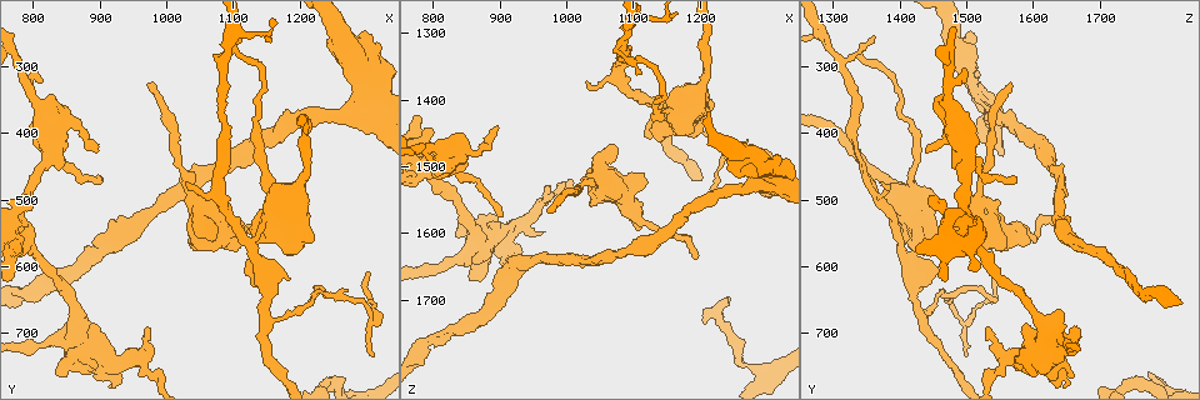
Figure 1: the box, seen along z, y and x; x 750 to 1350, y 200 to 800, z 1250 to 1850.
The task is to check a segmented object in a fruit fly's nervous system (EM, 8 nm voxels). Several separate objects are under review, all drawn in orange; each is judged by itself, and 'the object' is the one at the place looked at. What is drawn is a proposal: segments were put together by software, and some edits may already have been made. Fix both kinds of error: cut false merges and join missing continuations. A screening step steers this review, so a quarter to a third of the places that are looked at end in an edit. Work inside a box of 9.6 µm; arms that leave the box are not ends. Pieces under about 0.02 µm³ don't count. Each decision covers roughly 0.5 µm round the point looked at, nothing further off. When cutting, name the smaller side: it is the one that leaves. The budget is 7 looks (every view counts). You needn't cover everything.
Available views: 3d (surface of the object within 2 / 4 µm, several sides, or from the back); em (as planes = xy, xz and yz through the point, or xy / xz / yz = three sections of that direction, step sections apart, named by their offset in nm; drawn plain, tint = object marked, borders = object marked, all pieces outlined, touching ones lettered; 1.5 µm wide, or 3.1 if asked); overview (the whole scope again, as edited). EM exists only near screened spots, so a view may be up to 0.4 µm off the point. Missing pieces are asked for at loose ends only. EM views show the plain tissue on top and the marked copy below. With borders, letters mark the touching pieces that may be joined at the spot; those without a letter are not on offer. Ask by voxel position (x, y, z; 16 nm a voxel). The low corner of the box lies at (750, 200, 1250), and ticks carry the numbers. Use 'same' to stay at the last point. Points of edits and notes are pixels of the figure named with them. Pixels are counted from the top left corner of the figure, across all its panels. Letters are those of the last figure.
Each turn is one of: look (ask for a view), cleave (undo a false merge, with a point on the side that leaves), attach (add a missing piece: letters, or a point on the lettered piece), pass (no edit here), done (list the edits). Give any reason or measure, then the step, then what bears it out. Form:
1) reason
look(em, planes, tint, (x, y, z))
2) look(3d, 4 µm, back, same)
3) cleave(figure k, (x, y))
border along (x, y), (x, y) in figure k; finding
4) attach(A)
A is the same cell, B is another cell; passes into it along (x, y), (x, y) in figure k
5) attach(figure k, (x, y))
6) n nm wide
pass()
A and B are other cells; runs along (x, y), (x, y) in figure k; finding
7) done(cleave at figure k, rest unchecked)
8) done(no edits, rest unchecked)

closes a loop
look(3d, 2 µm, (1100, 275, 1345))

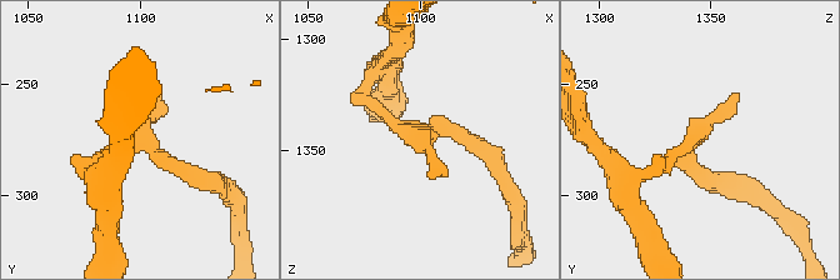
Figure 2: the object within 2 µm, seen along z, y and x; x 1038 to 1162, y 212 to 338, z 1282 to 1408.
shape alone is not enough
look(em, yz, step 4, tint, (1100, 273, 1341))

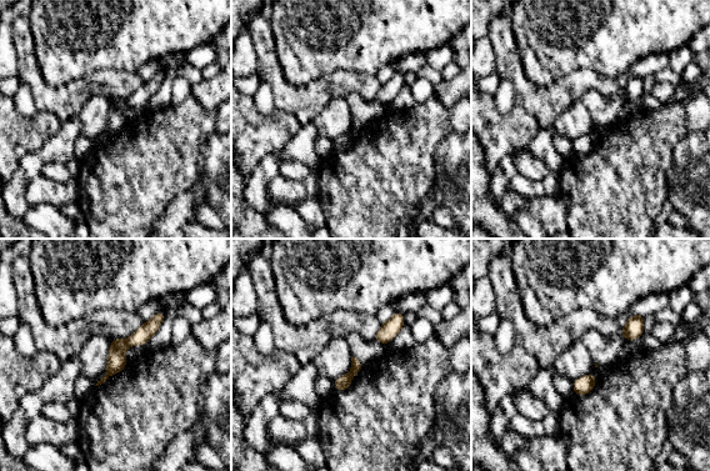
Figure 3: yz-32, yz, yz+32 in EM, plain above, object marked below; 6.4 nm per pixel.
look(em, planes, borders, same)

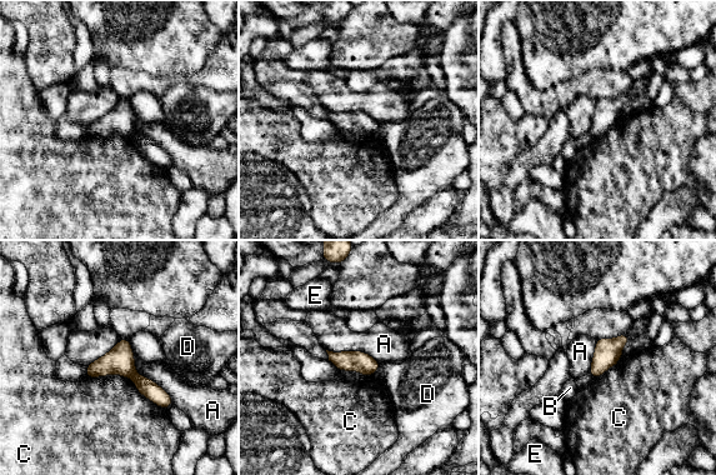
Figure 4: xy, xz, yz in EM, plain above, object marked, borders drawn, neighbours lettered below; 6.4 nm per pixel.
cleave(figure 4, (119, 360))
A, B, C, D and E are other cells; border along (136, 374), (131, 378) in figure 4; two neurons meet here

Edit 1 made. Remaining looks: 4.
long arm stops here
look(em, planes, borders, (975, 330, 1565))

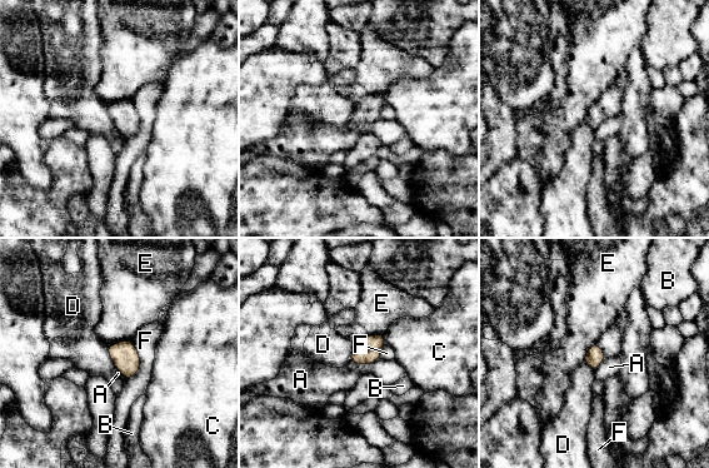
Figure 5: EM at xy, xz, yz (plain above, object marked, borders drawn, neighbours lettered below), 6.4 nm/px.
F touches over 260 nm
pass()
A, B, C, D, E and F are other cells; border along (106, 347), (118, 369) in figure 5; none of them fits

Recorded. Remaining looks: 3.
thick end
look(em, xz, step 8, tint, (1195, 580, 1460))

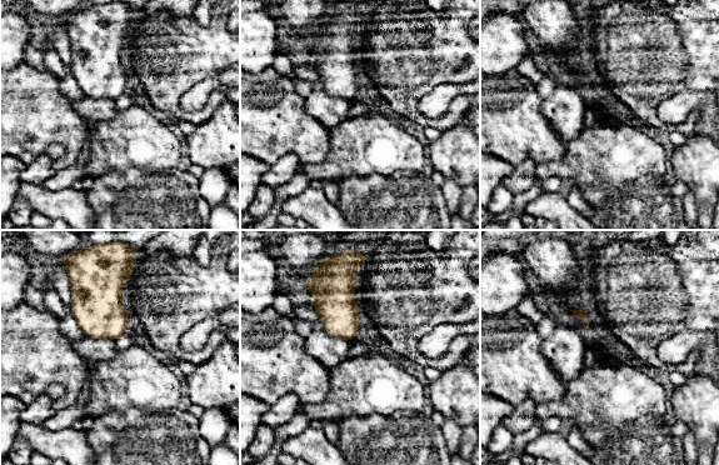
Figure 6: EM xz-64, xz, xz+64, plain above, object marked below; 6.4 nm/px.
look(em, planes, borders, same)

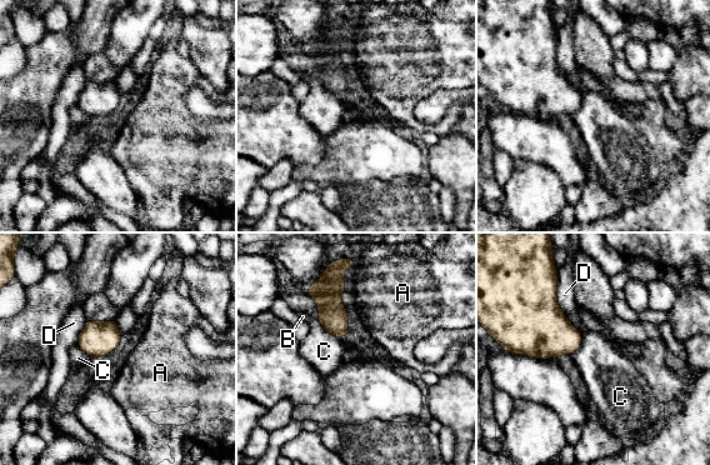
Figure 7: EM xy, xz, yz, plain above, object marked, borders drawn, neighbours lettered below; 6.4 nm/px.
pass()
A, B, C and D are other cells; border along (319, 323), (328, 333), (339, 339) in figure 7; no lettered piece goes on from it

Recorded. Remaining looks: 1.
done(cleave at figure 4, rest unchecked)

